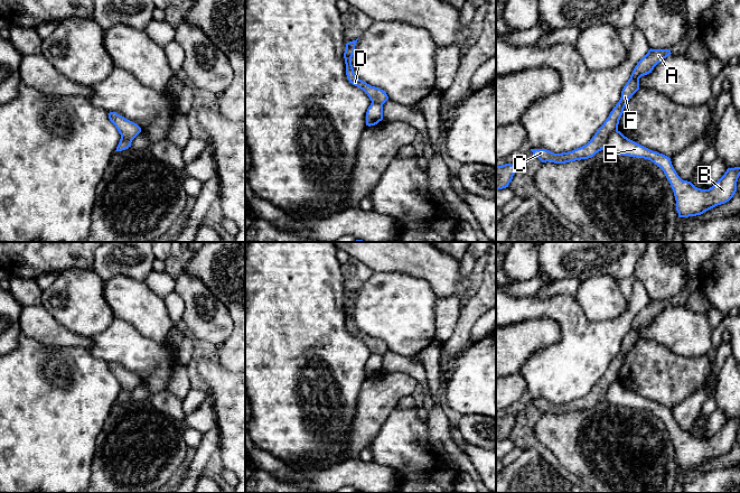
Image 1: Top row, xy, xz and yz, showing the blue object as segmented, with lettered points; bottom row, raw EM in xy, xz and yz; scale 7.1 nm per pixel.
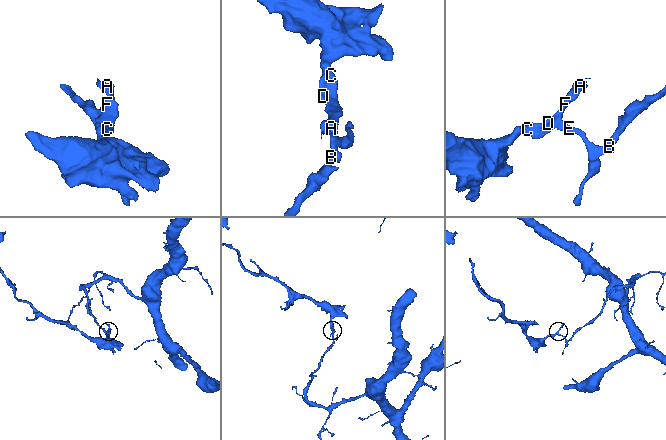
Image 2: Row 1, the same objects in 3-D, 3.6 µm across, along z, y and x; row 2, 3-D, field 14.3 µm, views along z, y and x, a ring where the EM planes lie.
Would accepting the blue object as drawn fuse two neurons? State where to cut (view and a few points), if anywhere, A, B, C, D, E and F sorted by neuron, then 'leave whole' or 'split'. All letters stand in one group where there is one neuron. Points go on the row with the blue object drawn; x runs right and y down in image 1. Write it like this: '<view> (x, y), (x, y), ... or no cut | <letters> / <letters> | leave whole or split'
yz (617, 129), (608, 138), (605, 148) | A C D F / B E | split

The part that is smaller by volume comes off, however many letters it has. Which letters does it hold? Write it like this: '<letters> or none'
A, C, D, F

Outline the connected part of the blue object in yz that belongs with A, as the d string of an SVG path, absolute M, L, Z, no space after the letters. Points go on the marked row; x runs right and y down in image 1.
M649 49L648 53L637 63L630 78L621 91L621 97L610 112L607 120L598 129L592 139L584 146L572 151L554 154L546 149L531 149L533 155L542 162L565 164L570 161L588 159L597 152L606 149L610 134L618 130L619 120L629 99L639 90L639 78L652 73L654 67L672 53L669 49Z

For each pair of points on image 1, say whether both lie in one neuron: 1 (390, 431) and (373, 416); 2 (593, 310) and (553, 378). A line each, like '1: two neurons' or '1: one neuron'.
1: two neurons
2: two neurons

